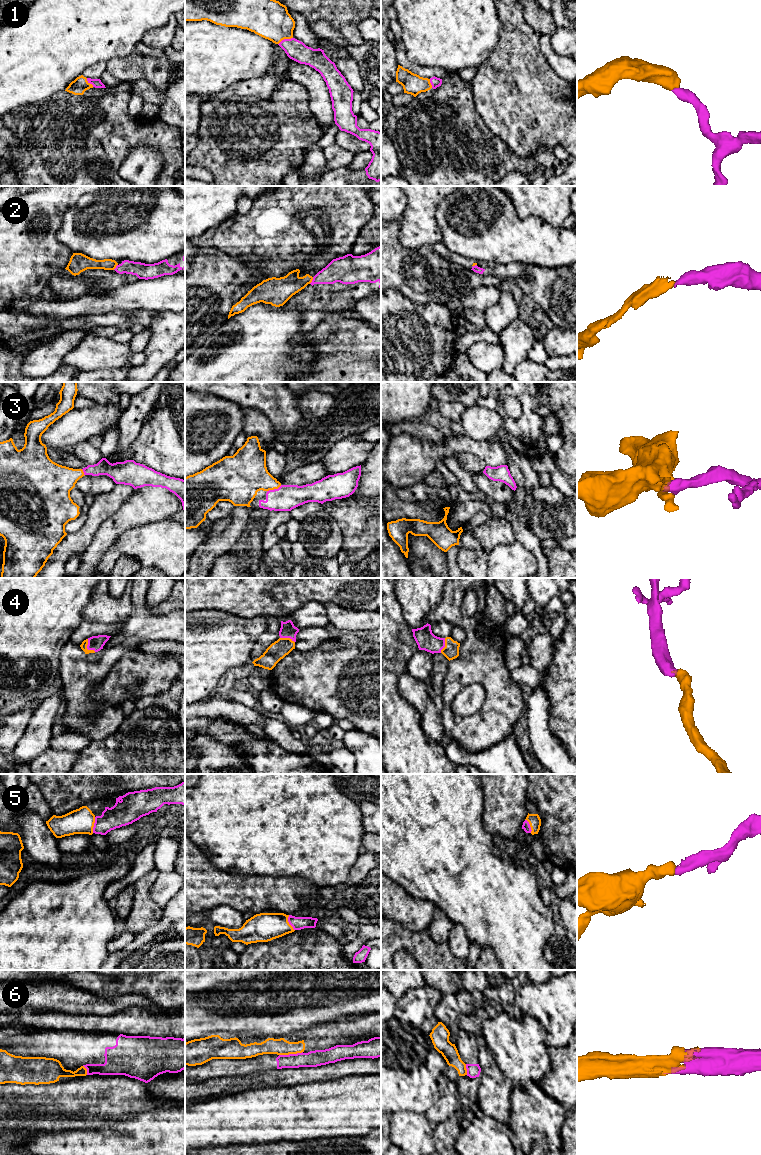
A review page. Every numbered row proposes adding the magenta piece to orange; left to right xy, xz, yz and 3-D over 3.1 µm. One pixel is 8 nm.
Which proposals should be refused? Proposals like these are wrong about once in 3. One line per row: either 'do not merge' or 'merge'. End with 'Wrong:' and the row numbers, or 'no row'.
1: merge
2: do not merge
3: merge
4: merge
5: merge
6: do not merge
Wrong: 2, 6

